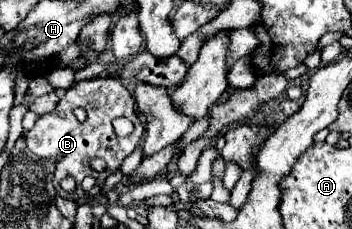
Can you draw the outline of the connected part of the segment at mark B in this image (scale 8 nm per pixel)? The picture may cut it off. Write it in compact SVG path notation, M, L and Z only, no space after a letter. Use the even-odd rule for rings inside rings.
M106 75L106 77L92 77L92 79L84 79L84 81L78 81L74 83L66 93L62 93L60 97L60 103L56 107L56 111L48 113L48 115L42 115L34 129L30 129L24 137L26 137L26 145L28 149L38 155L40 159L52 159L56 163L56 171L54 171L54 187L58 191L60 197L66 197L66 199L72 199L72 201L78 201L78 199L88 199L88 197L96 197L102 187L104 187L104 181L108 175L112 175L120 165L122 161L138 147L140 139L142 139L142 133L144 133L144 127L136 115L136 101L134 97L130 95L130 91L122 85L120 77L114 77L114 75ZM76 107L82 107L86 111L86 121L80 123L74 115L74 109ZM116 117L128 117L132 123L134 123L134 131L120 139L116 133L114 133L114 127L112 127L112 121ZM94 157L100 157L106 161L106 171L104 173L96 173L92 167L90 167L90 161ZM64 177L74 177L76 179L76 191L74 193L66 193L62 187L60 187L60 181ZM84 177L94 177L96 179L96 185L94 189L90 191L84 191L80 187L82 179Z

